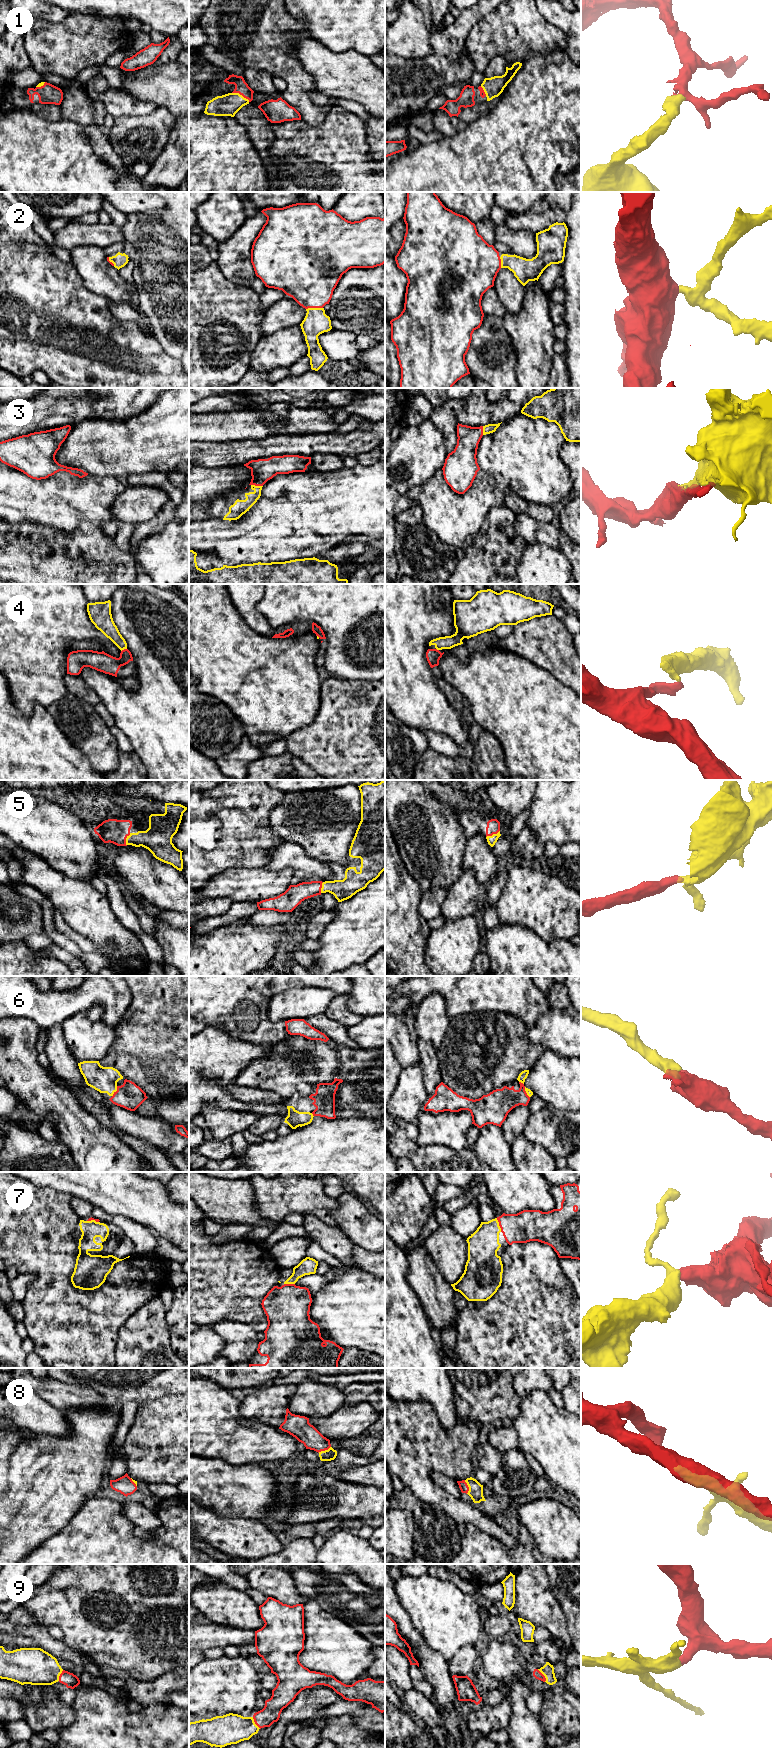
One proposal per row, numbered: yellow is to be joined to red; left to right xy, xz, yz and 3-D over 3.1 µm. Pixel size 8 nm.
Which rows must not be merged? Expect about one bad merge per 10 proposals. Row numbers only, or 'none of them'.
4

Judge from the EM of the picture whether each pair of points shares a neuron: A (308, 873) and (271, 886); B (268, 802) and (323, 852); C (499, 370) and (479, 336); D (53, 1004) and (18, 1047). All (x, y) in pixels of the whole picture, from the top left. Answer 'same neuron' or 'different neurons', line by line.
A: different neurons
B: different neurons
C: same neuron
D: different neurons

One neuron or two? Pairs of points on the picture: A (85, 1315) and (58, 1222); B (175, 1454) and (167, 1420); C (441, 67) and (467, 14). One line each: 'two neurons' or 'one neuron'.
A: one neuron
B: one neuron
C: one neuron

